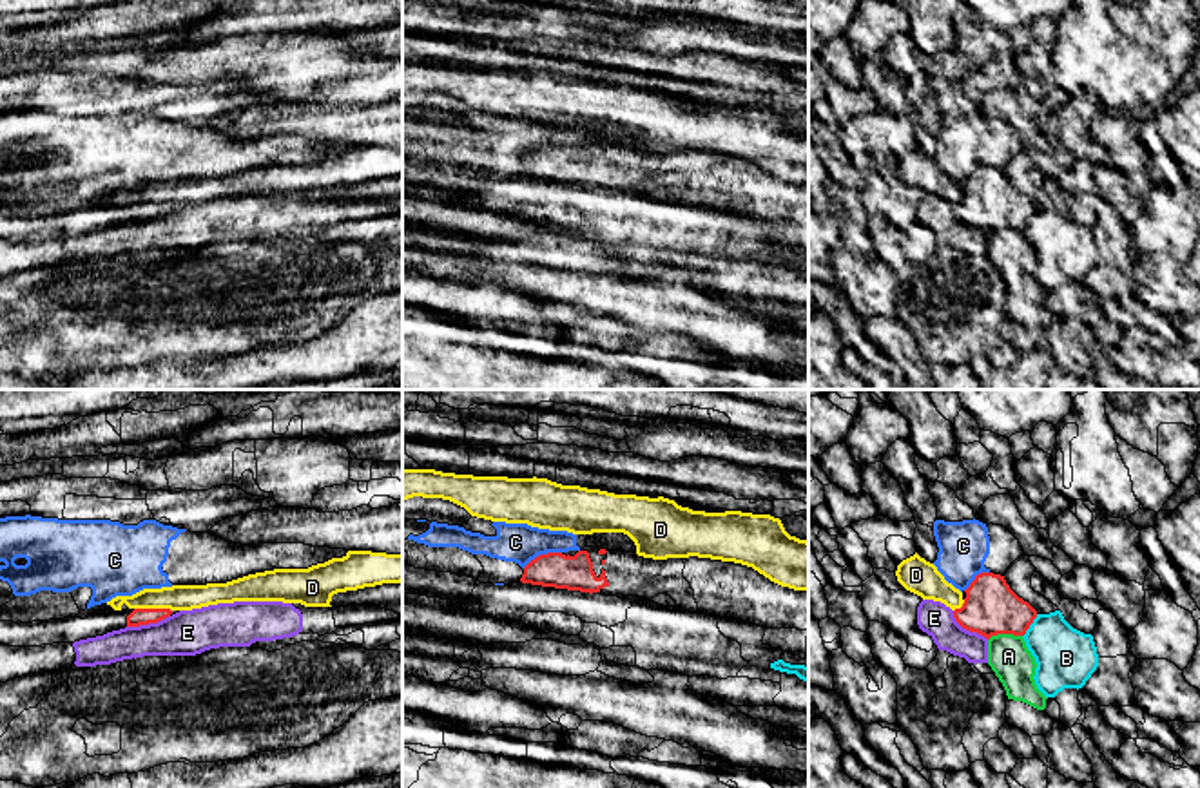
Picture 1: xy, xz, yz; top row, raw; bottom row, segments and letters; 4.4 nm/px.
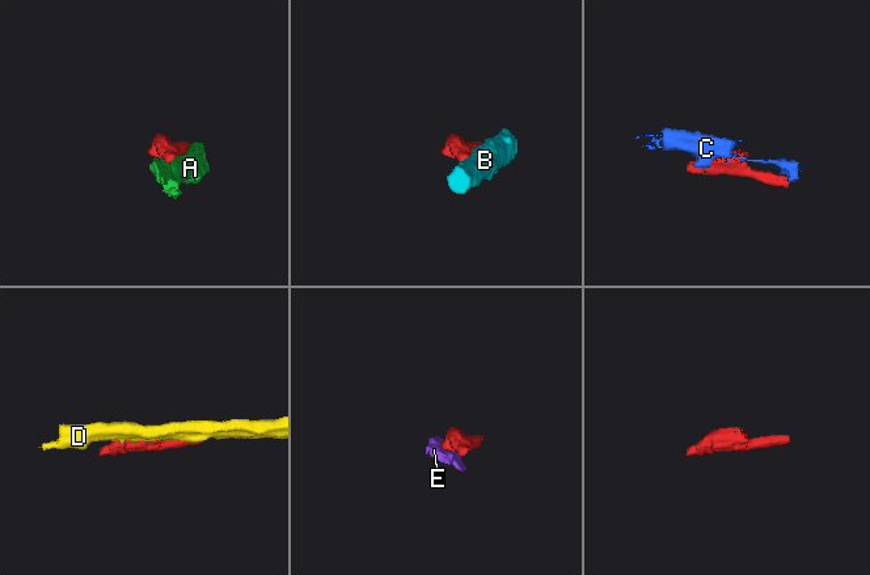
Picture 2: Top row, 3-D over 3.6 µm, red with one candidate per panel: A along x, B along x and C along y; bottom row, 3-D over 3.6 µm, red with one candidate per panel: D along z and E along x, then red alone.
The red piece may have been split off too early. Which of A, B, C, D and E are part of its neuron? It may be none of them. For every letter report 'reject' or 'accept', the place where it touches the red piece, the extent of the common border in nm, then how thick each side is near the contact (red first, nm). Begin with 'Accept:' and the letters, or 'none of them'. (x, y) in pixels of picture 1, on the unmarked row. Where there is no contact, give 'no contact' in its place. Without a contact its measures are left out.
Accept: none of them
A: reject | yz (1005, 227) | 150 nm | 240/190 nm
B: reject | yz (1030, 218) | 120 nm | 240/260 nm
C: reject | xz (541, 149) | 190 nm | 160/180 nm
D: reject | xy (153, 203) | 170 nm | 80/110 nm
E: reject | xy (147, 218) | 200 nm | 80/200 nm

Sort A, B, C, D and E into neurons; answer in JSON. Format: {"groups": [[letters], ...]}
{"groups": [["A"], ["B"], ["C"], ["D"], ["E"]]}

